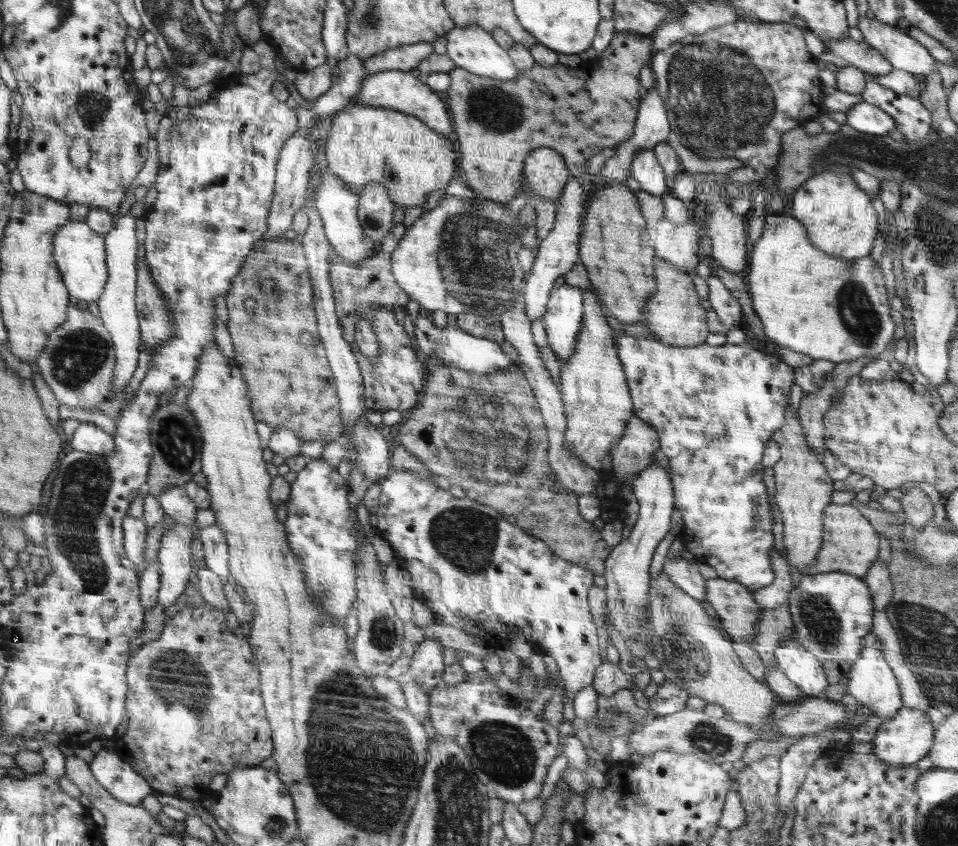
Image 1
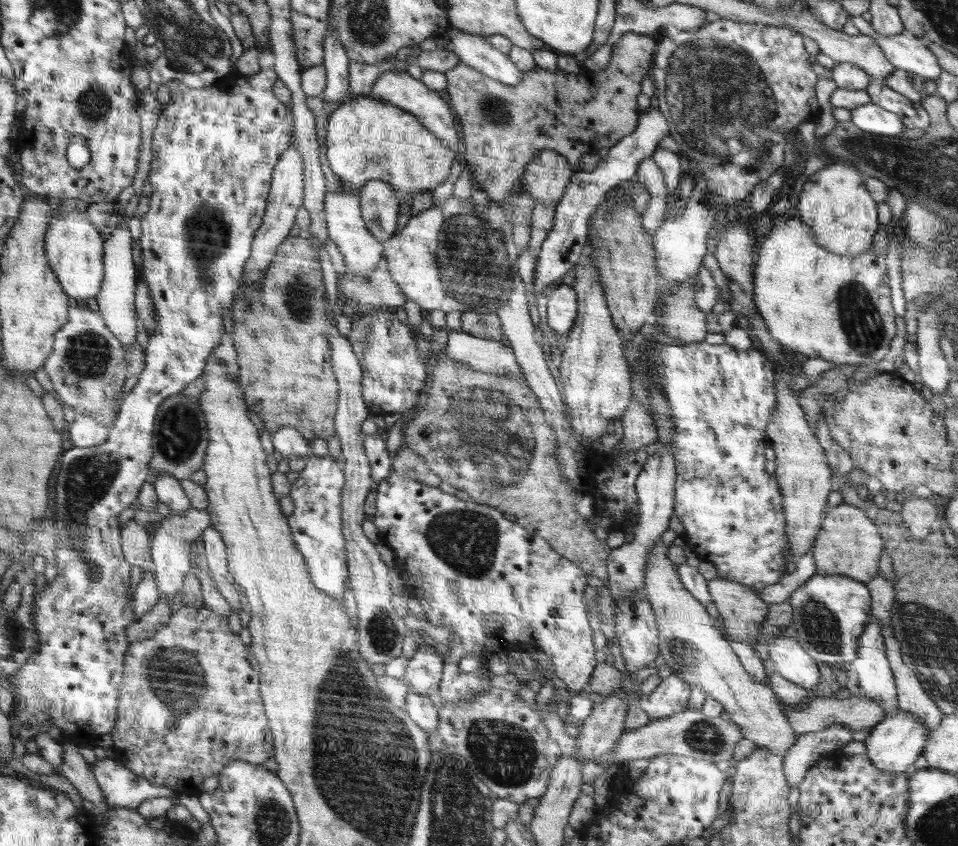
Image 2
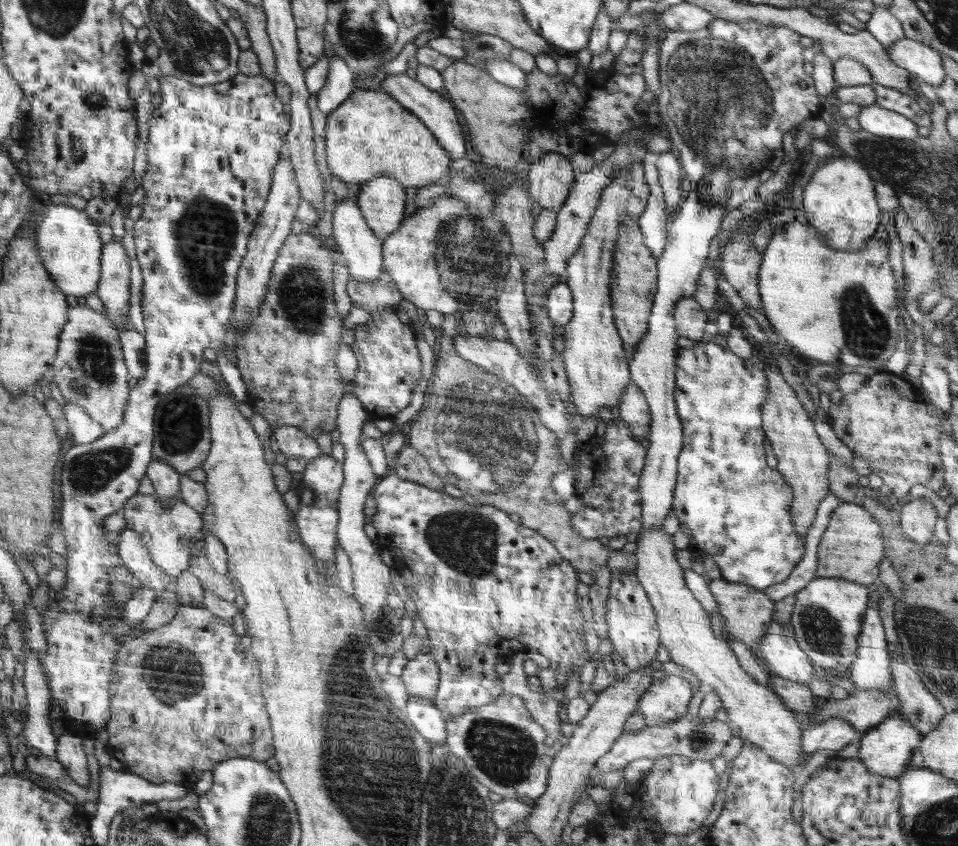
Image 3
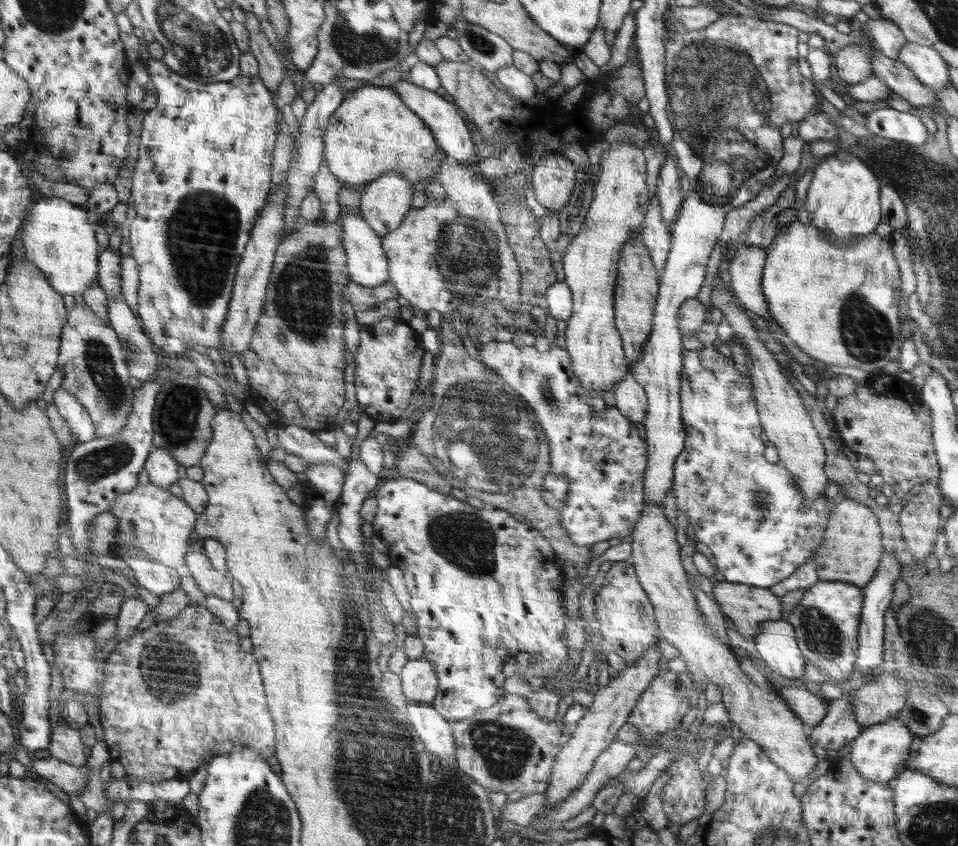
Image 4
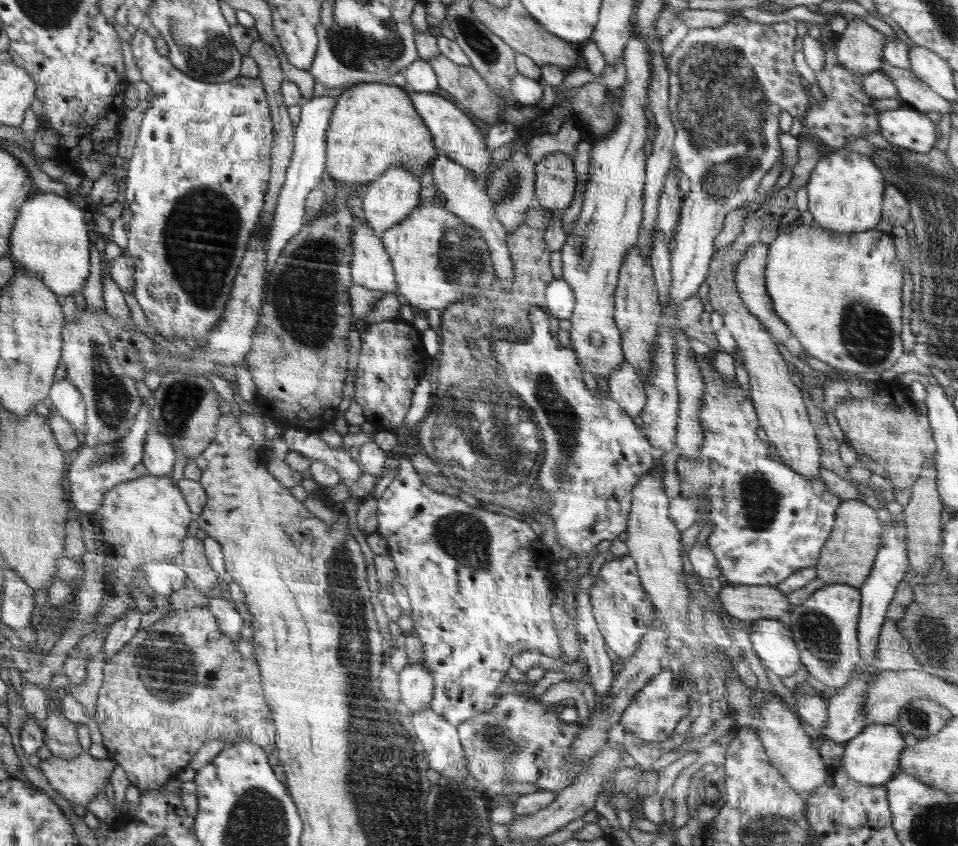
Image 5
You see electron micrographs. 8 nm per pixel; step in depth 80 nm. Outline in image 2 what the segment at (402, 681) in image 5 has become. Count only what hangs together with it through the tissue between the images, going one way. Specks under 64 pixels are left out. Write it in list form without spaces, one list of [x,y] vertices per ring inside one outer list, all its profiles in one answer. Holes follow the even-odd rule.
[[[432,646],[418,647],[409,658],[402,679],[416,694],[436,697],[441,683],[444,661]]]

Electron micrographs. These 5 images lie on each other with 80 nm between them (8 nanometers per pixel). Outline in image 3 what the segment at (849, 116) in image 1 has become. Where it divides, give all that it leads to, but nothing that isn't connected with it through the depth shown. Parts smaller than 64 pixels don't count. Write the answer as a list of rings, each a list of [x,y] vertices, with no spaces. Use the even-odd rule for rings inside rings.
[[[875,103],[862,108],[858,114],[858,124],[862,130],[876,136],[908,141],[914,144],[920,138],[918,126],[910,119],[881,108]]]

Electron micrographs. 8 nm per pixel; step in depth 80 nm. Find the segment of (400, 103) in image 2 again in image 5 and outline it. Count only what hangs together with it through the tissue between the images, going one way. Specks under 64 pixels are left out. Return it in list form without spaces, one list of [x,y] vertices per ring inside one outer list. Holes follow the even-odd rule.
[[[409,92],[409,96],[413,98],[415,108],[432,133],[434,144],[438,146],[438,150],[444,152],[452,161],[474,172],[477,180],[484,185],[488,179],[490,152],[486,150],[484,136],[474,126],[474,122],[442,96],[426,92]]]

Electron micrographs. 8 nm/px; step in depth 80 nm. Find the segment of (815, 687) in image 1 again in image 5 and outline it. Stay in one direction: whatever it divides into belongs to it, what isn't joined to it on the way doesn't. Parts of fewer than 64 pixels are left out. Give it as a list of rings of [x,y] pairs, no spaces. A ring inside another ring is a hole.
[[[761,619],[752,623],[749,638],[764,666],[779,677],[792,676],[801,667],[799,650],[785,619]]]

